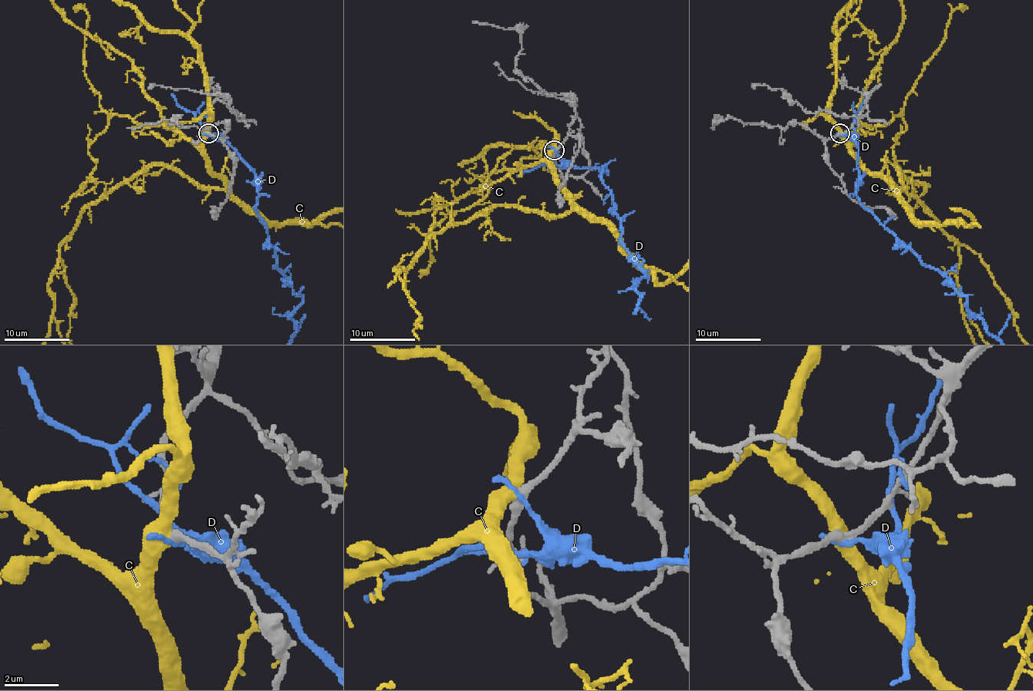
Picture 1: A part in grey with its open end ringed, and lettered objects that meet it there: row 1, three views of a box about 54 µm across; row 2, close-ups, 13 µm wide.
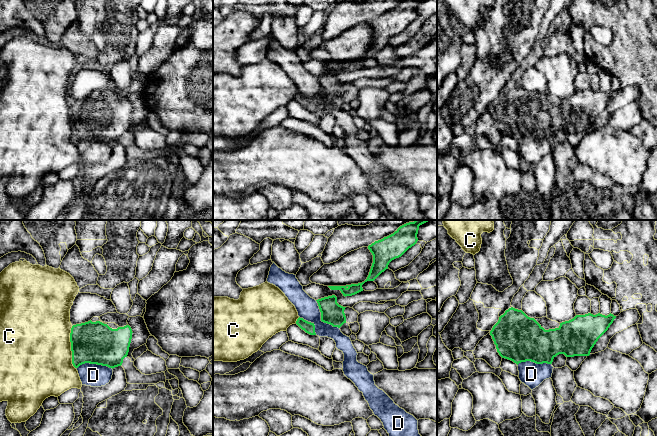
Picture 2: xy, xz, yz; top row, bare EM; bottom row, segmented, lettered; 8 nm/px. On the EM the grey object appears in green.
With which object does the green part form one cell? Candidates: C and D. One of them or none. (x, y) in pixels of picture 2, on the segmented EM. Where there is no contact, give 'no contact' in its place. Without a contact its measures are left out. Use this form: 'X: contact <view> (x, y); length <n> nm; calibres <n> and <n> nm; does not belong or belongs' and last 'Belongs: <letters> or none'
C: contact xy (71, 347); length 340 nm; calibres 340 and 500 nm; does not belong
D: contact xz (321, 319); length 300 nm; calibres 180 and 170 nm; does not belong
Belongs: none

